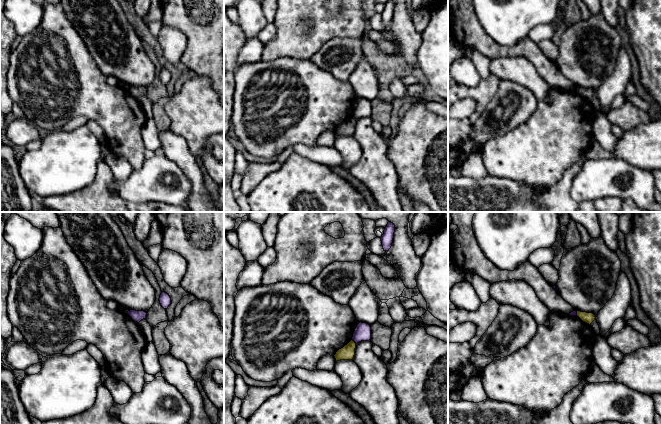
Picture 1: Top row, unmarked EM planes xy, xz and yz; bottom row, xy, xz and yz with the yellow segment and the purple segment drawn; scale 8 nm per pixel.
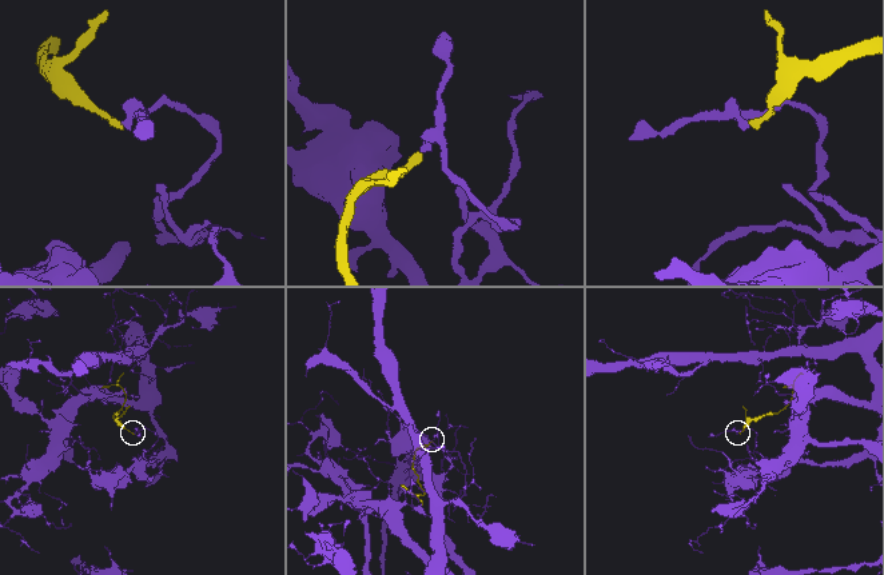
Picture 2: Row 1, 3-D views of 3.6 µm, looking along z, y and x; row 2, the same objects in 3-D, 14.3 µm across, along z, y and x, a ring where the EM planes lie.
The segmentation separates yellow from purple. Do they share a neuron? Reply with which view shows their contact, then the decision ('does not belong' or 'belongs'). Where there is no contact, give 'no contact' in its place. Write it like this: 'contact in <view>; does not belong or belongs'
contact in xz; does not belong

